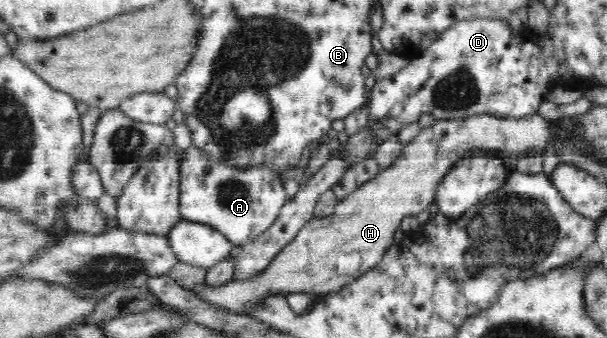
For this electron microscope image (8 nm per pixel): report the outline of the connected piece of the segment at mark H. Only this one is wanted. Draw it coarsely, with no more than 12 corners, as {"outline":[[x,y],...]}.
{"outline":[[535,113],[439,120],[313,217],[263,274],[197,297],[247,315],[338,293],[383,260],[468,152],[553,140]]}

